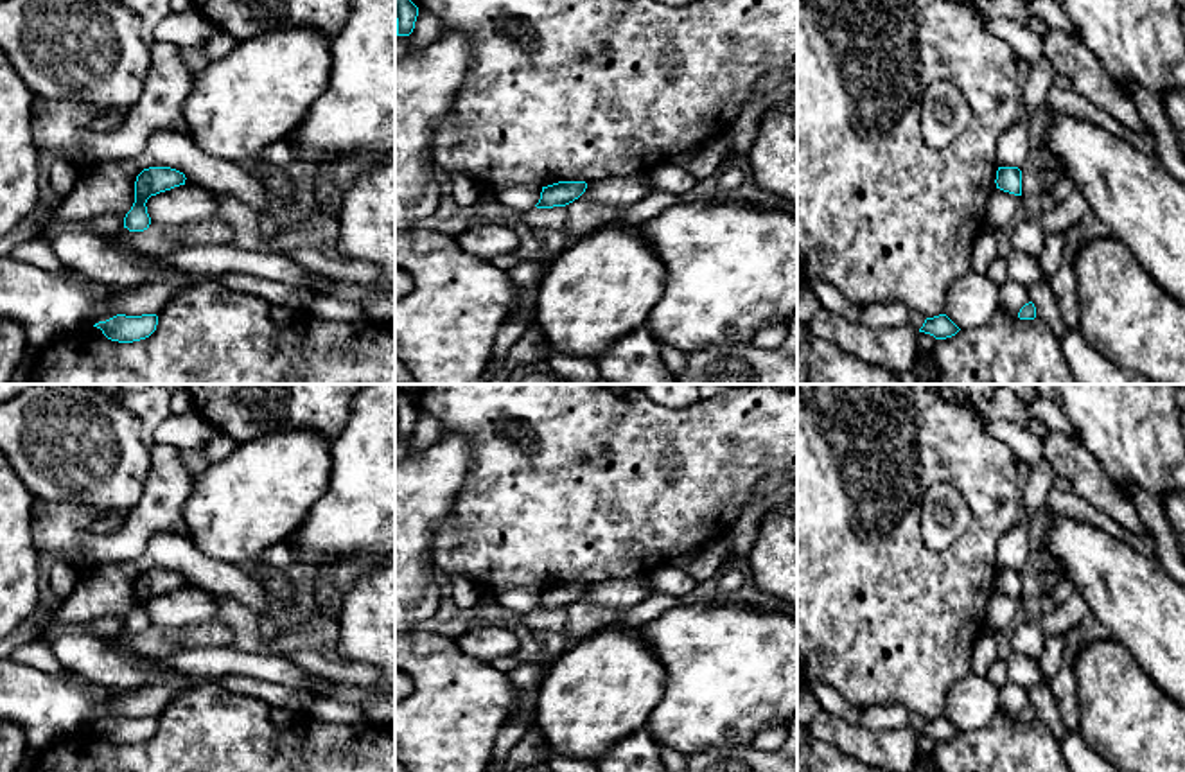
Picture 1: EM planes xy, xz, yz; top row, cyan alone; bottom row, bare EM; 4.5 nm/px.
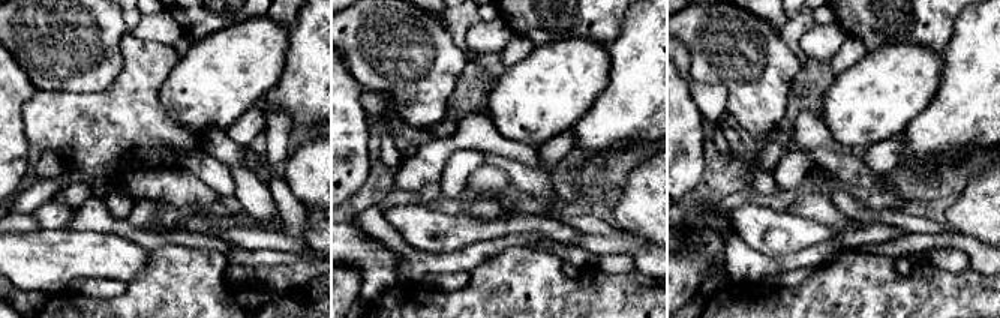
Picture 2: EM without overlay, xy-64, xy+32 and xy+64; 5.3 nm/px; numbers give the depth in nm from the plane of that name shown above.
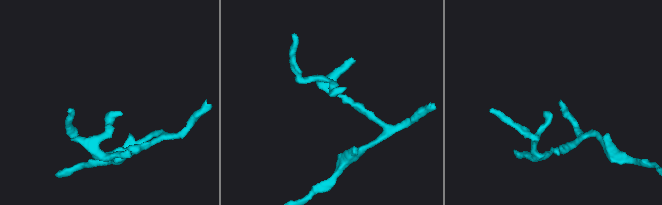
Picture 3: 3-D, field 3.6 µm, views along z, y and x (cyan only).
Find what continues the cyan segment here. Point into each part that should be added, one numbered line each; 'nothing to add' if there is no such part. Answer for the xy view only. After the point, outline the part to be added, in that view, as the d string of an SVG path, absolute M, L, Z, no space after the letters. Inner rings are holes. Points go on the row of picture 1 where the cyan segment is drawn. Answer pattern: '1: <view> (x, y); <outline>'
nothing to add

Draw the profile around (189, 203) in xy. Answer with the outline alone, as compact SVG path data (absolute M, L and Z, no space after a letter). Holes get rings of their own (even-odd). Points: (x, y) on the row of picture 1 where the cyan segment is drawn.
M185 183L151 196L145 203L151 223L190 226L219 217L214 194L196 183Z

